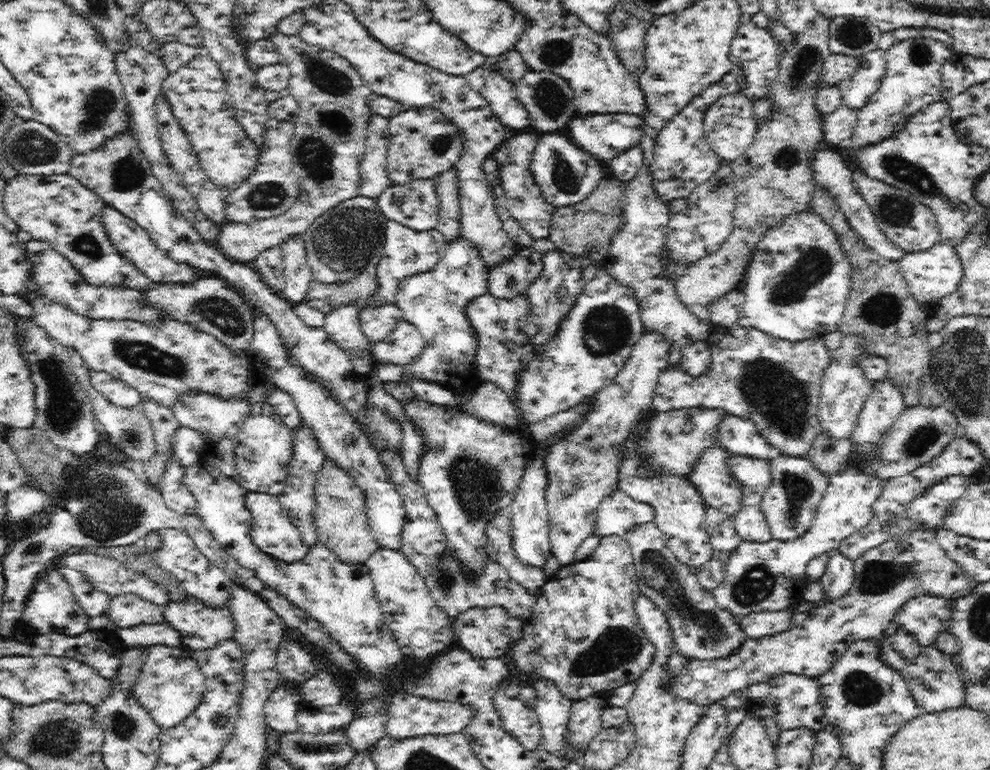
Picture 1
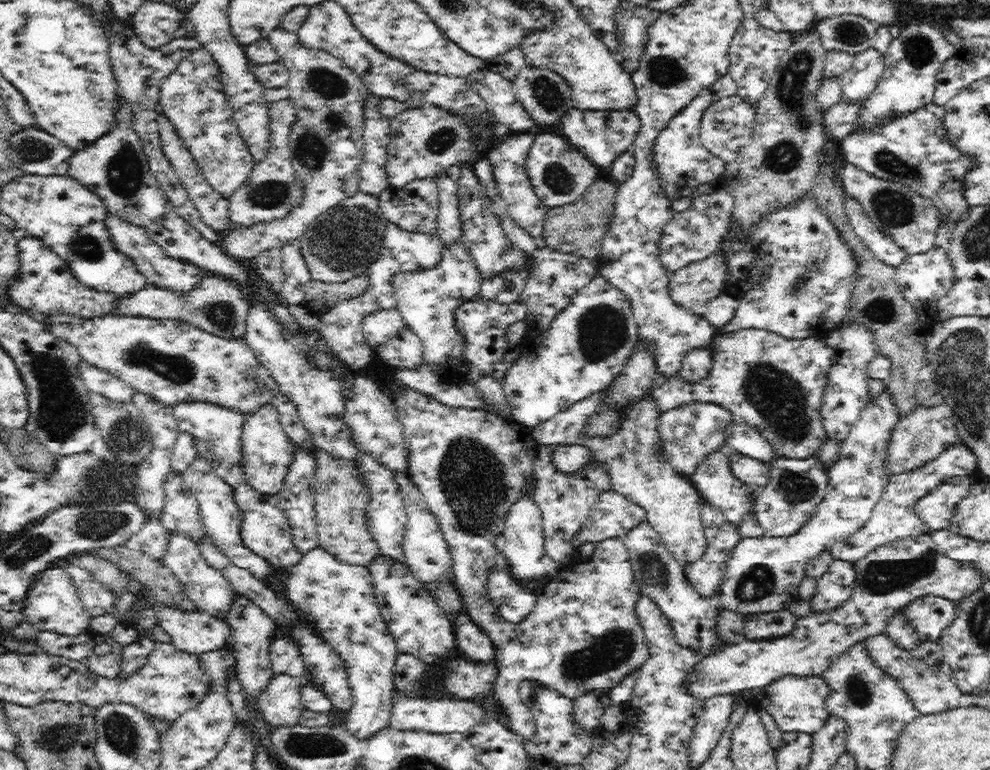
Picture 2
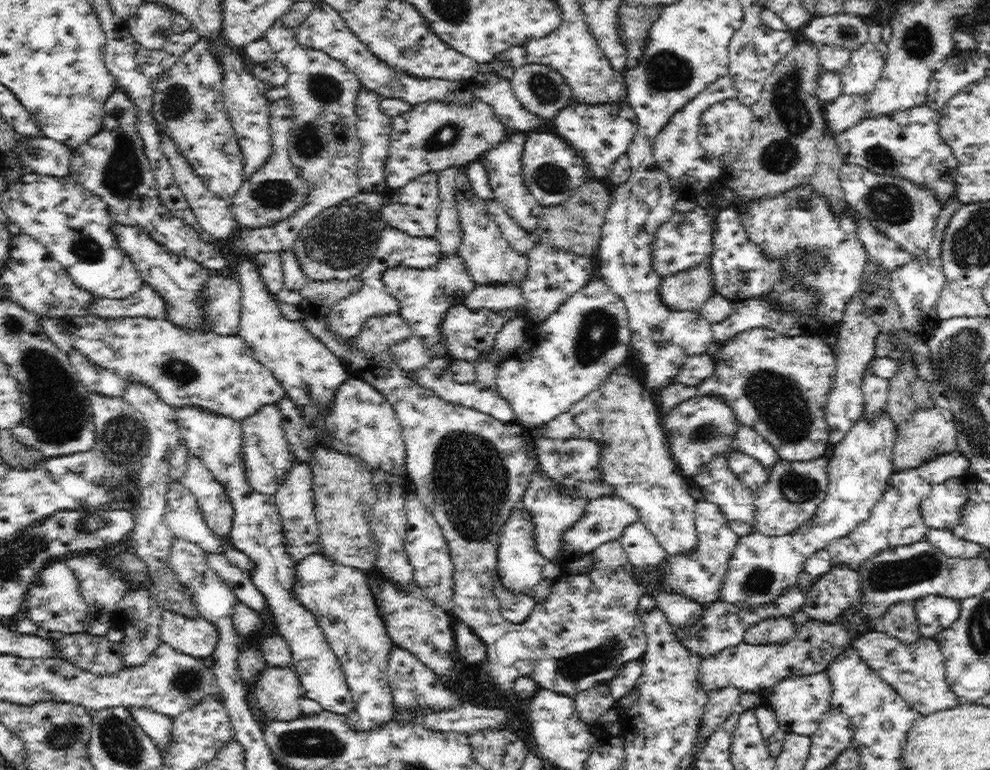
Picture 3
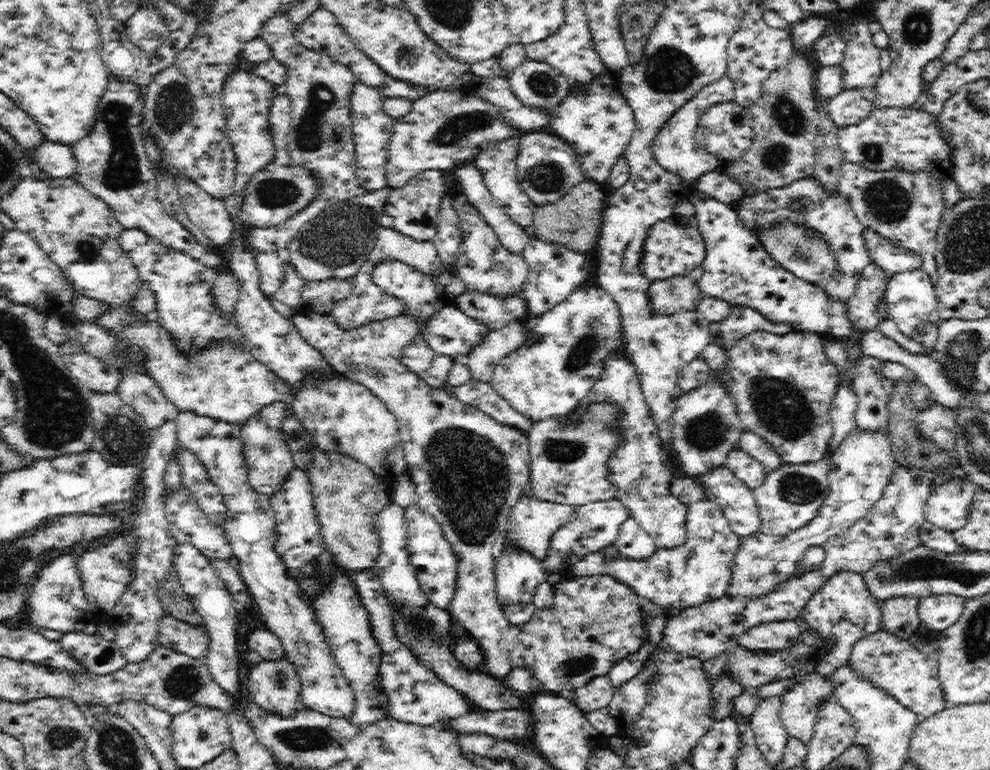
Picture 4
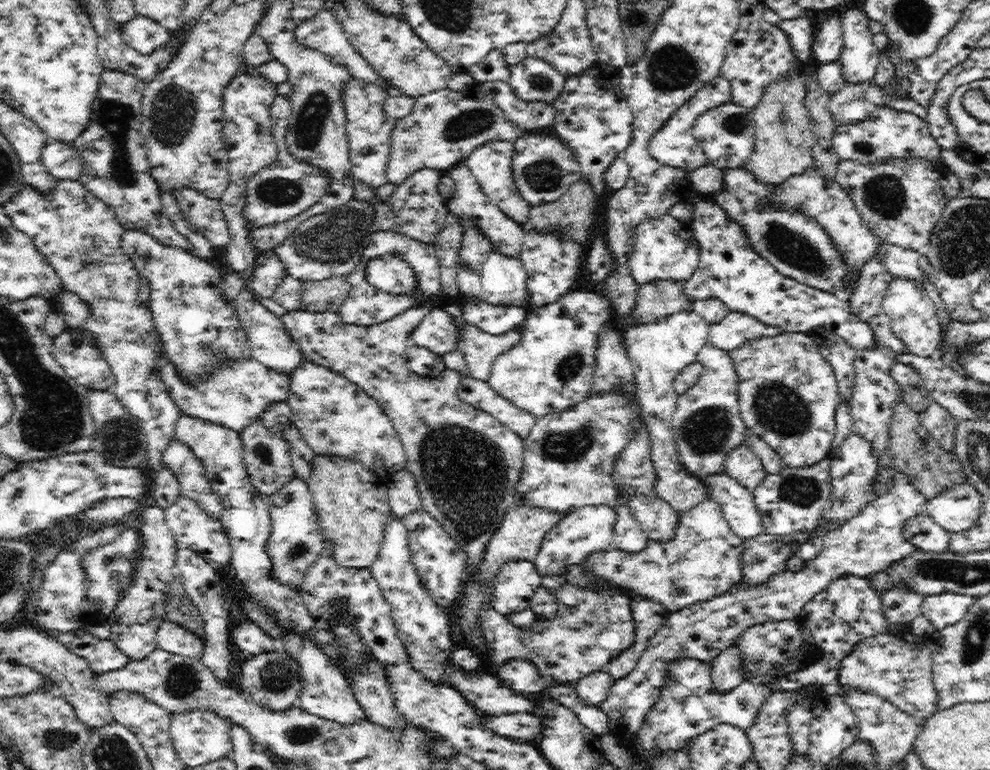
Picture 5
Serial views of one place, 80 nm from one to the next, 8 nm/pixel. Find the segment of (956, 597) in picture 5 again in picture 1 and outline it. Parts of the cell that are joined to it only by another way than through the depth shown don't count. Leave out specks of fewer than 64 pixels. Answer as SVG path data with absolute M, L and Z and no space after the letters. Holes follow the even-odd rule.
M928 594L908 598L897 610L883 632L883 638L892 639L900 631L912 635L918 645L934 645L940 630L951 626L946 599Z

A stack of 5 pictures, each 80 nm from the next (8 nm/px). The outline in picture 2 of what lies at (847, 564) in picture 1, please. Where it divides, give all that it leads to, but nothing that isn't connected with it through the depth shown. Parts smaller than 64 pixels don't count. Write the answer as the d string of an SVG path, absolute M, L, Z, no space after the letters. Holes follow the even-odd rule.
M833 558L828 572L817 579L817 591L811 600L813 610L834 608L848 600L855 580L854 563Z

